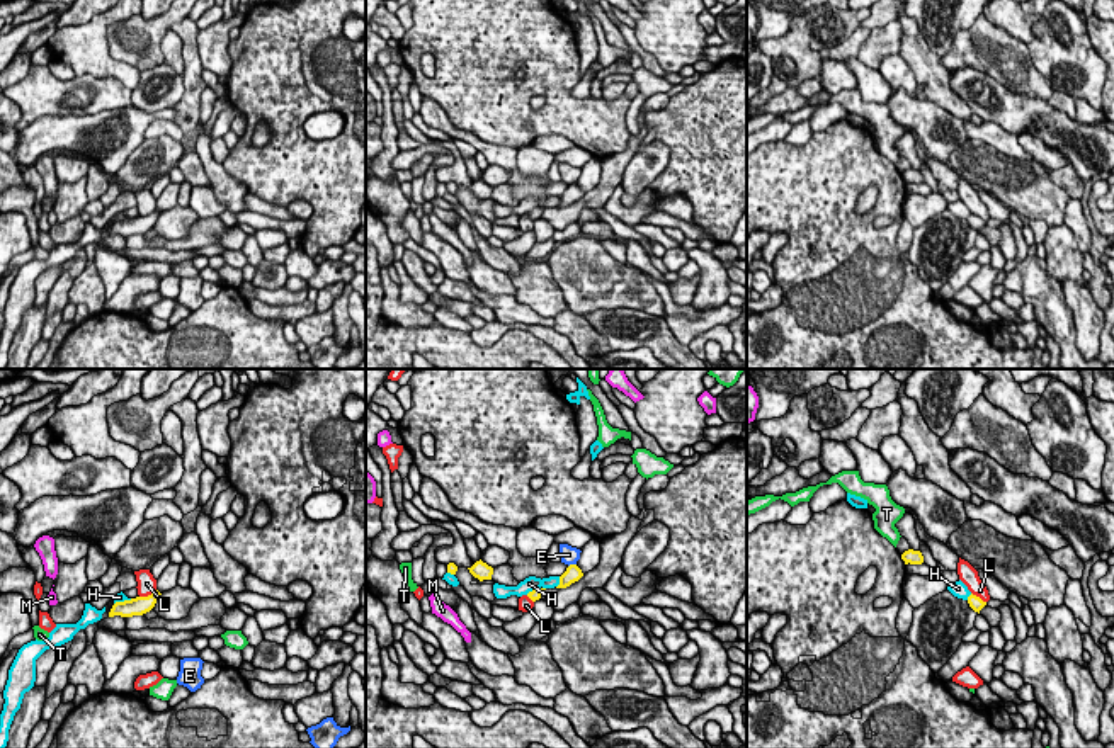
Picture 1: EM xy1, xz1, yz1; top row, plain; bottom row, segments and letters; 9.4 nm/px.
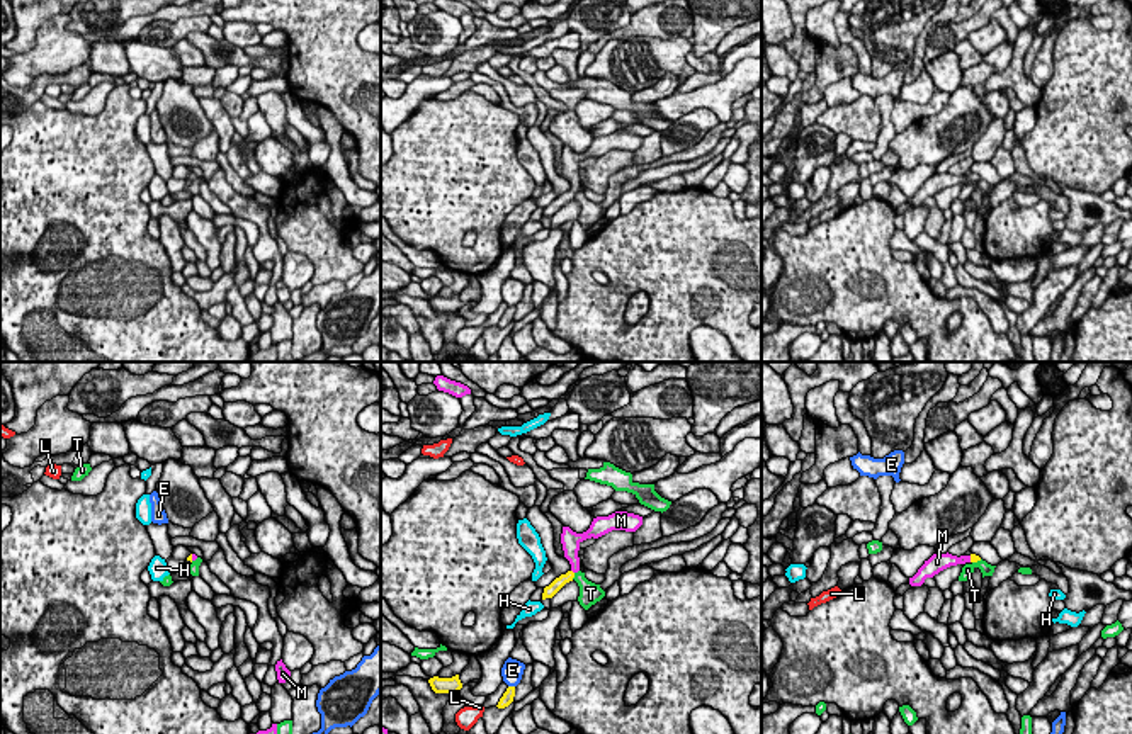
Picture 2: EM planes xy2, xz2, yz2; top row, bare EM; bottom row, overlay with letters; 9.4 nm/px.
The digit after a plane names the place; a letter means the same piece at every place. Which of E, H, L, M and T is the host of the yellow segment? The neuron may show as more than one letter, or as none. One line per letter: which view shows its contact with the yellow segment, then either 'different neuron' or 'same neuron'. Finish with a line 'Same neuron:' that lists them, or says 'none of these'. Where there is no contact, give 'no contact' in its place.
E: xz1 | different neuron
H: xz1 | different neuron
L: xy1 | different neuron
M: xy2 | same neuron
T: xz2 | different neuron
Same neuron: M

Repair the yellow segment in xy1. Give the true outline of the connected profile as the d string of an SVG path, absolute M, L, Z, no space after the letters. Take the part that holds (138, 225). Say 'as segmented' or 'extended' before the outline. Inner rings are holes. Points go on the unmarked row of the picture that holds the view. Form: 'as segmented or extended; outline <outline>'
as segmented; outline M155 209L148 216L136 216L131 219L116 221L109 231L109 236L114 236L114 235L121 235L121 236L143 235L155 226L160 214L162 212L158 209Z

